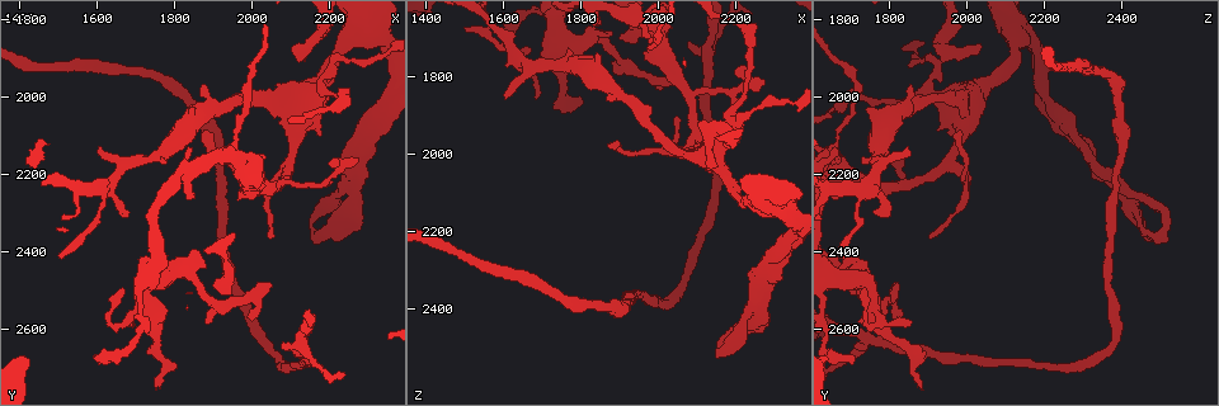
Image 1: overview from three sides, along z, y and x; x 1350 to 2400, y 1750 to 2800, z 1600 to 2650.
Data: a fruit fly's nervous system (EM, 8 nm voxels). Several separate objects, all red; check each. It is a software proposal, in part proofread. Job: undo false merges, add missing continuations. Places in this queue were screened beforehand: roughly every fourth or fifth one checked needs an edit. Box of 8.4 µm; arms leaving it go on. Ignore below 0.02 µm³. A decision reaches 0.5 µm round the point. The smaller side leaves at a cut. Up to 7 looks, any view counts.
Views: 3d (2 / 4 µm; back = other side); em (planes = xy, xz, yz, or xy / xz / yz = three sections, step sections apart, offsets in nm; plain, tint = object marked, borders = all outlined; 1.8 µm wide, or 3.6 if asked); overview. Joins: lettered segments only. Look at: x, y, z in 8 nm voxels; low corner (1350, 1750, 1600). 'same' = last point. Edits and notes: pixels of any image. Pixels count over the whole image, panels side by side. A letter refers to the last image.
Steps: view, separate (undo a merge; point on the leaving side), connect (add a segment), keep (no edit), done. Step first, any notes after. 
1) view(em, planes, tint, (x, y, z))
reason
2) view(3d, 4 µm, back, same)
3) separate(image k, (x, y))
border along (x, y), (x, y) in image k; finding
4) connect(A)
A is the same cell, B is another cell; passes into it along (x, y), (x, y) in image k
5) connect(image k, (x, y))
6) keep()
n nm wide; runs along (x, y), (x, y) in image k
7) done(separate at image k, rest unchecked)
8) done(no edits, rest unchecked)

view(em, yz, step 8, tint, (2125, 2635, 1735))
three-way junction

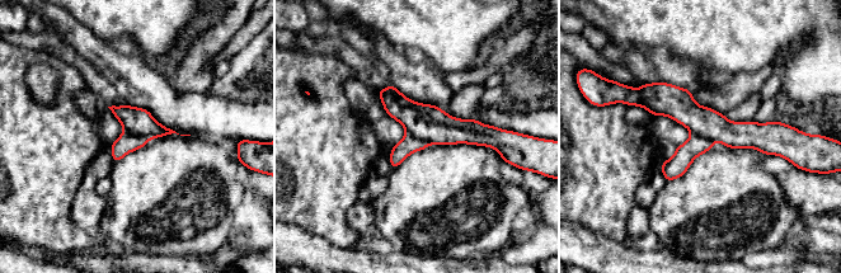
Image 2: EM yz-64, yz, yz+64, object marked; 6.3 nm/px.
view(em, planes, borders, same)
another direction

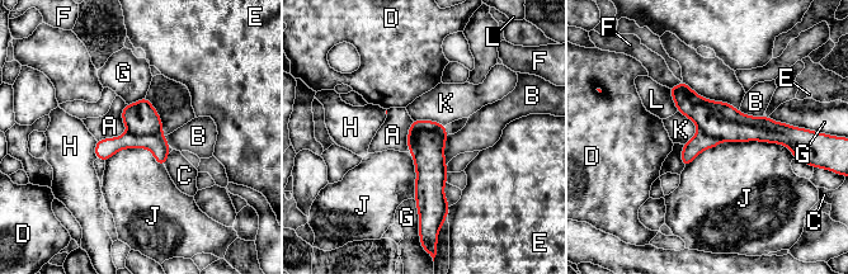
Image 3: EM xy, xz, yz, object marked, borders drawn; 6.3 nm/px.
separate(image 3, (417, 126))
220 nm wide; A, B, C, D, E, F, G, H, J, K and L are other cells; border along (444, 130), (422, 131), (410, 150) in image 3; two neurons meet here

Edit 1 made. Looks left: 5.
view(overview)
see it whole again

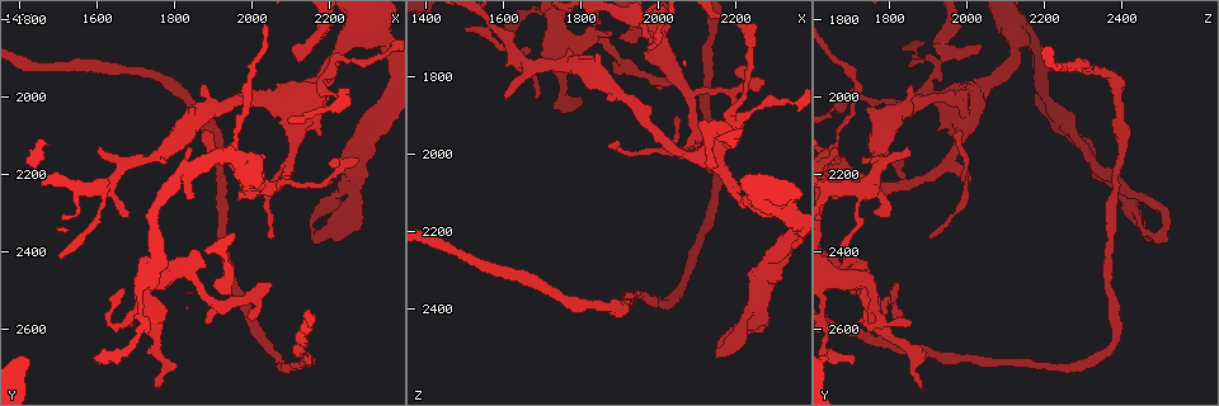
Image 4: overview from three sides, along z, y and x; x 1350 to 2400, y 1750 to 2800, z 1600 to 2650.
view(em, planes, borders, (2120, 1860, 2025))
free end

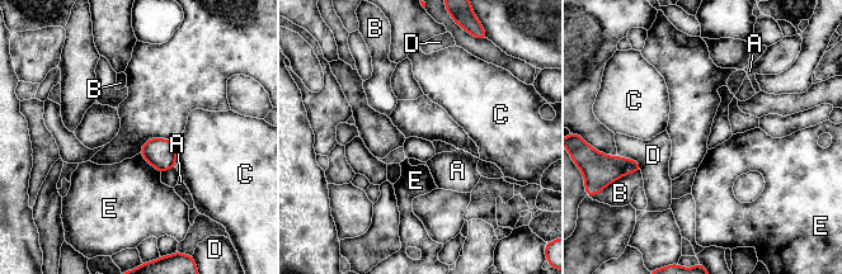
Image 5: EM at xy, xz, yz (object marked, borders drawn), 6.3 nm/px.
keep()
160 nm wide; A, B, C, D and E are other cells; border along (140, 152), (160, 174) in image 5; none of them fits

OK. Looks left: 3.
view(em, xz, step 8, plain, (2240, 2310, 2440))

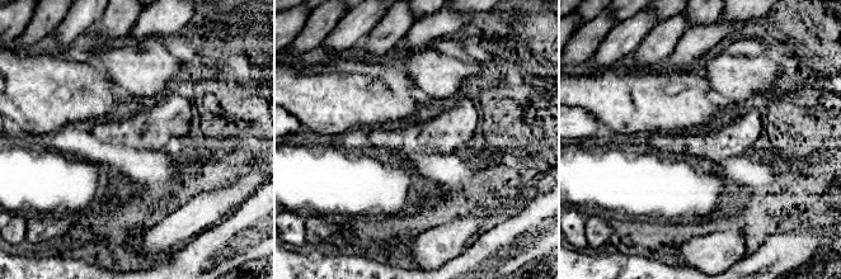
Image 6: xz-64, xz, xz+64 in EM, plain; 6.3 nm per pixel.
view(em, xz, step 8, tint, same)
where the object lies

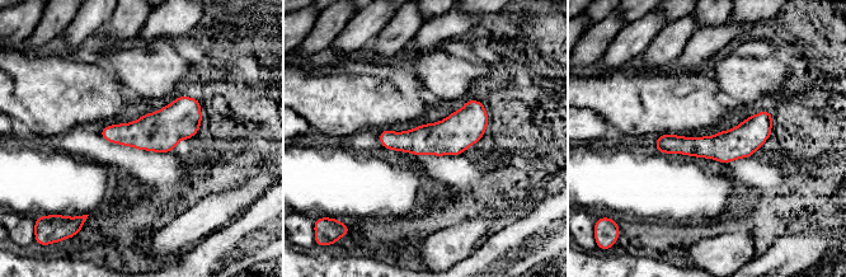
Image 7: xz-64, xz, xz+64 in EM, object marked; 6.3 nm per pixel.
view(em, xz, step 8, borders, same)

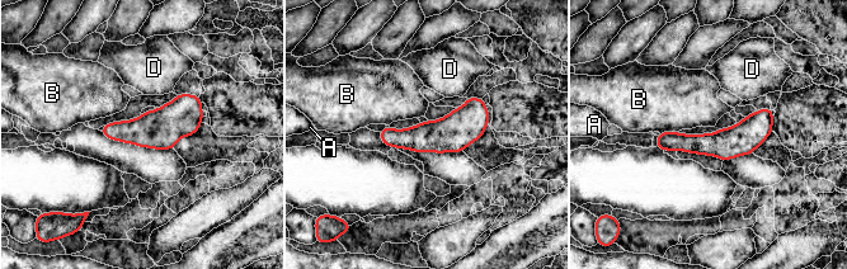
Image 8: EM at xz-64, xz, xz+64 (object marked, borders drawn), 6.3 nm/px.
keep()
A, B and D are other cells; border along (678, 131), (662, 131), (659, 133) in image 8; continuous, no second neuron

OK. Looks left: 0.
done(separate at image 3, rest unchecked)

